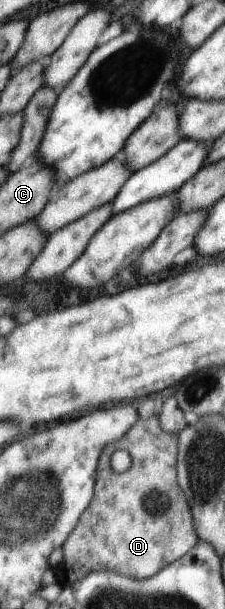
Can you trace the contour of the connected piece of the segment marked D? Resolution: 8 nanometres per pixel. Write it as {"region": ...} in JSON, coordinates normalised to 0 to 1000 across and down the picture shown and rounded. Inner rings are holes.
{"region":[[[693,685],[658,691],[622,688],[613,698],[596,698],[542,721],[462,734],[427,767],[436,790],[422,790],[427,803],[413,806],[413,818],[276,895],[284,910],[276,938],[307,959],[369,949],[404,938],[436,936],[480,936],[600,952],[636,952],[693,944],[724,931],[818,915],[876,893],[889,885],[862,865],[844,828],[791,803],[787,734],[782,713],[747,714],[720,708]],[[524,737],[560,737],[587,750],[587,767],[560,777],[507,777],[489,770],[489,750]],[[569,826],[618,826],[613,846],[587,846],[569,839]]]}

